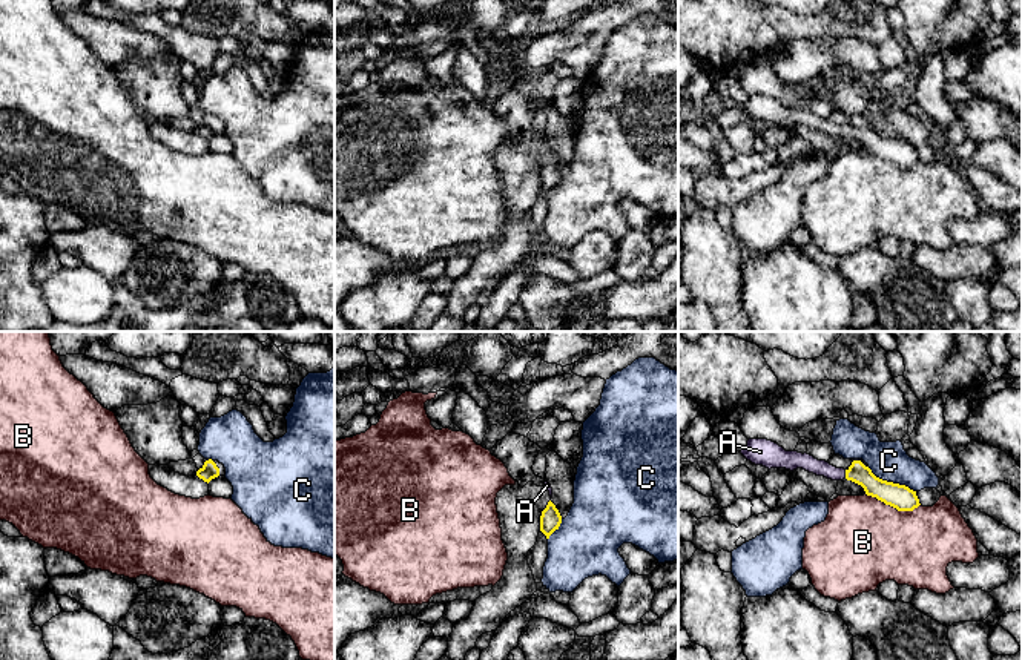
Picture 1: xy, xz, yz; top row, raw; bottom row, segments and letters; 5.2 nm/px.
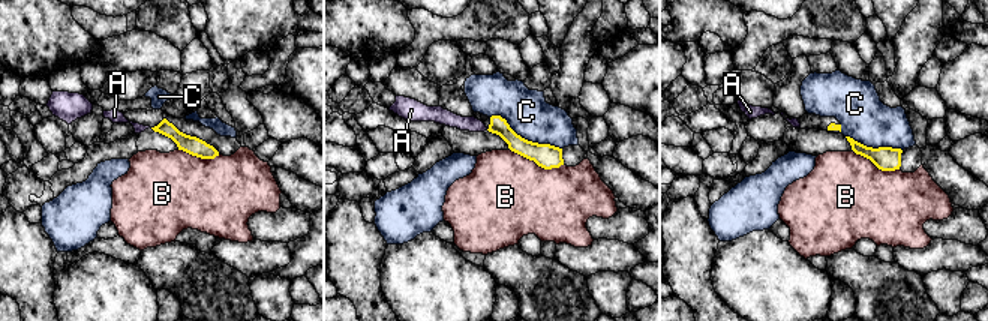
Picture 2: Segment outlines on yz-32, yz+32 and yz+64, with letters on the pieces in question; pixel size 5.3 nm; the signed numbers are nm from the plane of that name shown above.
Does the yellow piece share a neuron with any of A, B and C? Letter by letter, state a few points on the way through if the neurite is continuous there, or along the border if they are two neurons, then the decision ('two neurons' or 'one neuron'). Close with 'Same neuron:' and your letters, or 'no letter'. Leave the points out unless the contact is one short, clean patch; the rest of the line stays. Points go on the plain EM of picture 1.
A: across yz (889, 149), (861, 131), (846, 131), (832, 129), (807, 118) | one neuron
B: along yz (866, 149), (898, 166), (913, 166), (919, 161) | two neurons
C: two neurons
Same neuron: A

